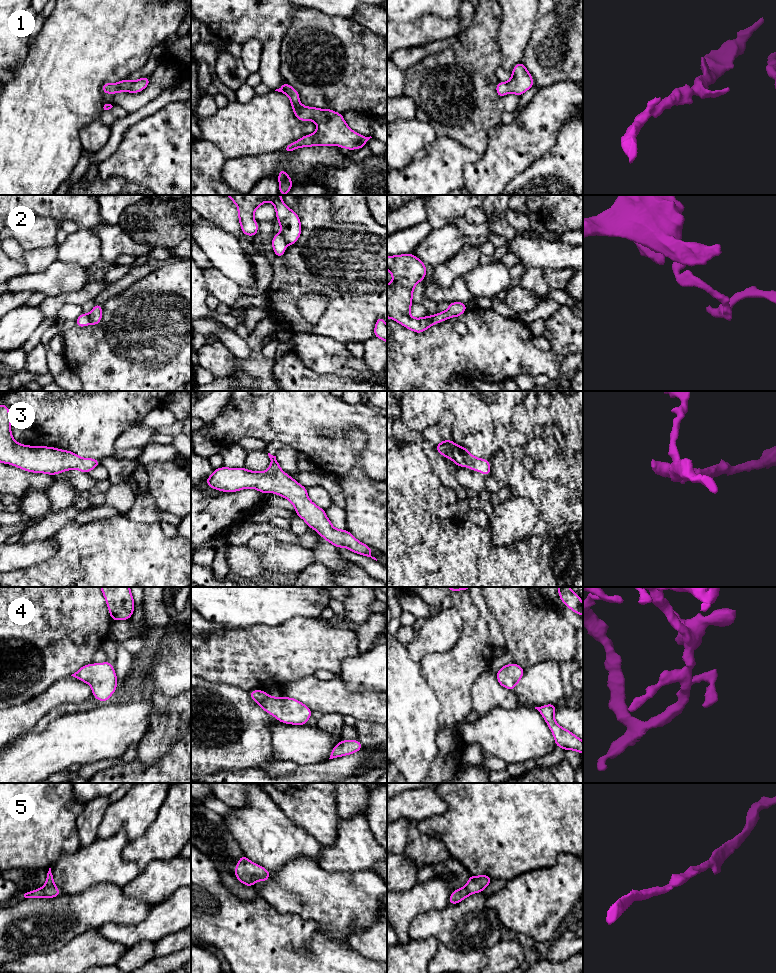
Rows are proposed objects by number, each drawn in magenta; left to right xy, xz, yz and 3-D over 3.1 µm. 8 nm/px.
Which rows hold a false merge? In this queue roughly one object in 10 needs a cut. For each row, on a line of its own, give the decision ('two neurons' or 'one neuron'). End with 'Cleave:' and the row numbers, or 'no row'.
1: one neuron
2: two neurons
3: one neuron
4: one neuron
5: one neuron
Cleave: 2

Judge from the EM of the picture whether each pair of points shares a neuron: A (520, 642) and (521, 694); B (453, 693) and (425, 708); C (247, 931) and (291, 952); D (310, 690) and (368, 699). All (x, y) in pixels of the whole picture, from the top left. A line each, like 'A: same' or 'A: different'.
A: different
B: different
C: same
D: same

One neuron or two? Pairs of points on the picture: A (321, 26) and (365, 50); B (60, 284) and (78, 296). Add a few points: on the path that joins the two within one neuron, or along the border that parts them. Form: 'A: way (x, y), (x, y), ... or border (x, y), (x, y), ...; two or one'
A: way (332, 37), (354, 50); one
B: border (88, 280), (78, 290), (62, 292), (48, 297); two

